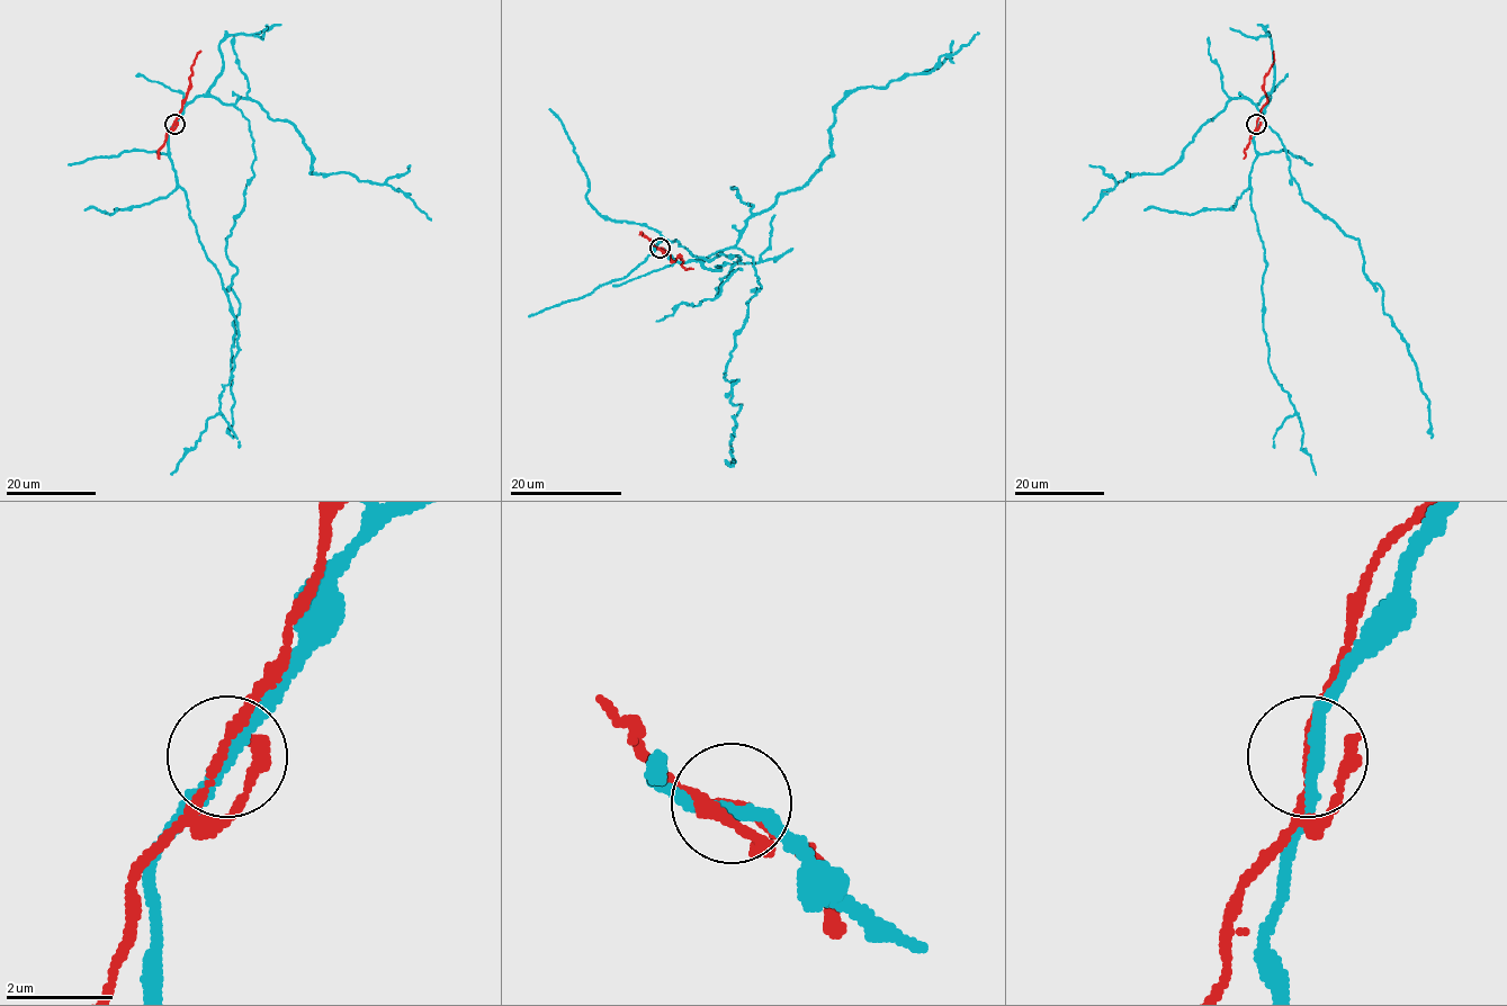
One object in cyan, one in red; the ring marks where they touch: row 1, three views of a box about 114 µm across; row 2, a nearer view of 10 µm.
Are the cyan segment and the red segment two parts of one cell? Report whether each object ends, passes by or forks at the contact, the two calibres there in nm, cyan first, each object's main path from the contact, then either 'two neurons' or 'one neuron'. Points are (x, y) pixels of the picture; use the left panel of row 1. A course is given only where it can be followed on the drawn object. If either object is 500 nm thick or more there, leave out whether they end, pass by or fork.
cyan passes by; red passes by; calibres 280 and 150 nm; course cyan (173, 123), (188, 102), (213, 96), (241, 111), (253, 141), (254, 177), (225, 241), (239, 303), (233, 438); course red (173, 123), (188, 90), (194, 60), (200, 51); two neurons

